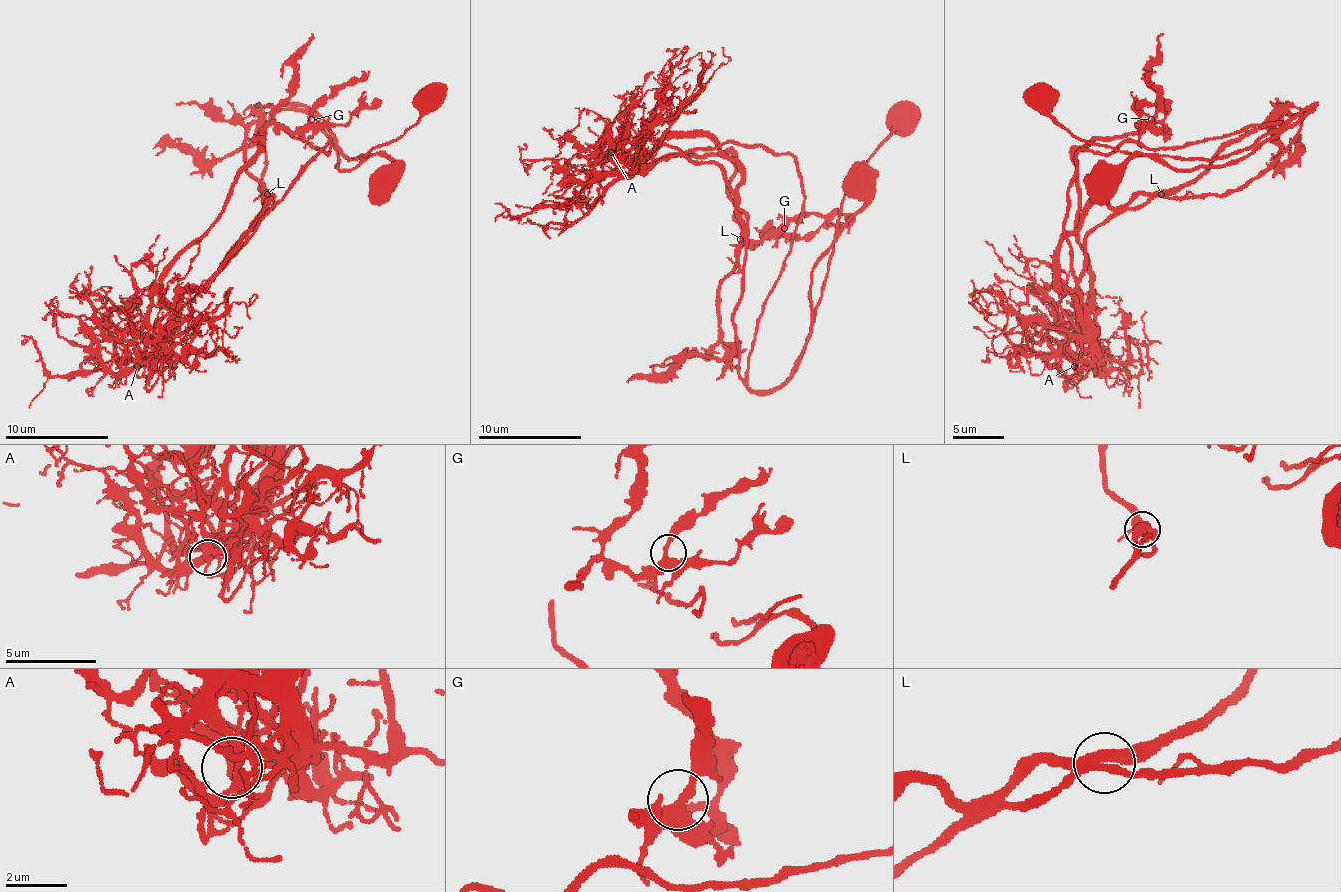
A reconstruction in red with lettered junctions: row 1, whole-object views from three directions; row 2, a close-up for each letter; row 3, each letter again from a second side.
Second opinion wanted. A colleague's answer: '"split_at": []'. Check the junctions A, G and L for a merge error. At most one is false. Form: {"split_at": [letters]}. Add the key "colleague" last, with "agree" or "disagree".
{"split_at": ["A"], "colleague": "disagree"}

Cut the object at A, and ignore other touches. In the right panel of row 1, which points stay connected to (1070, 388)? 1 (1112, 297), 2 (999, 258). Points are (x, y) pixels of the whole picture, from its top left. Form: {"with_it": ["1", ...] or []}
{"with_it": ["2"]}

